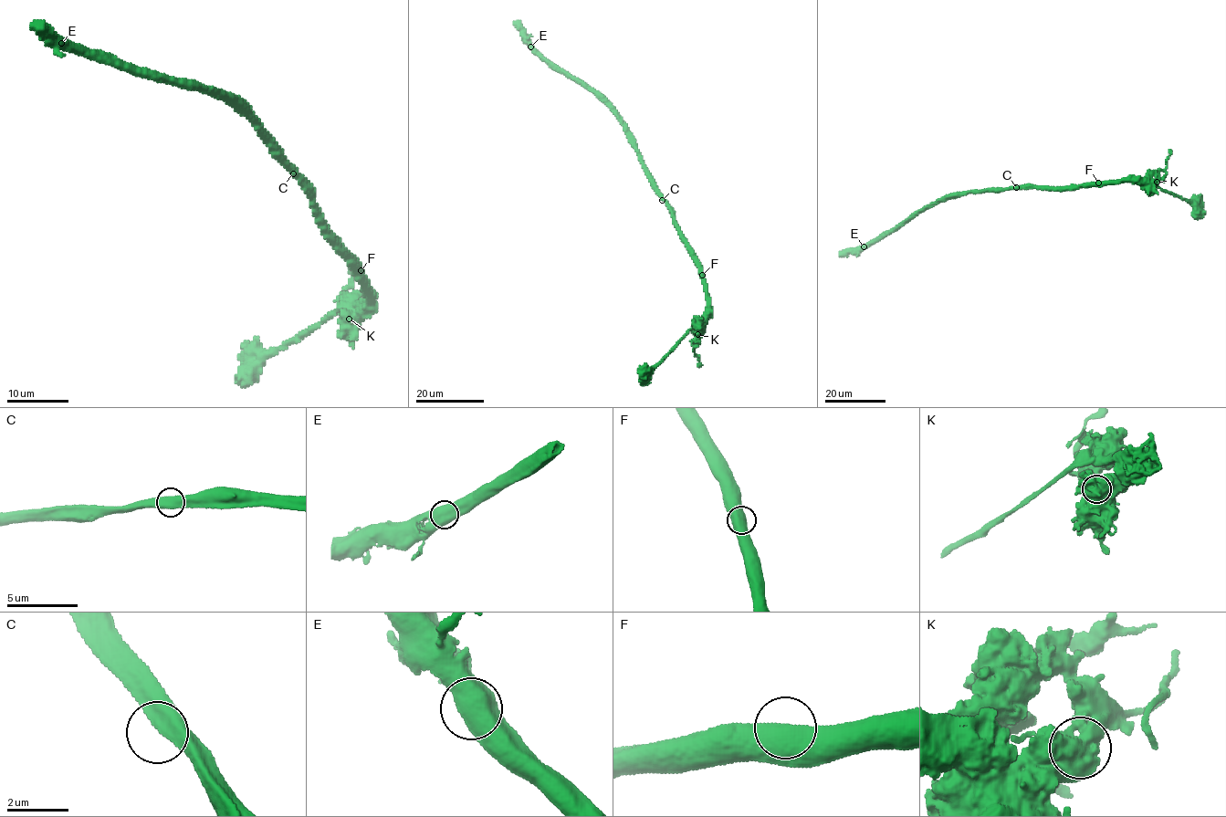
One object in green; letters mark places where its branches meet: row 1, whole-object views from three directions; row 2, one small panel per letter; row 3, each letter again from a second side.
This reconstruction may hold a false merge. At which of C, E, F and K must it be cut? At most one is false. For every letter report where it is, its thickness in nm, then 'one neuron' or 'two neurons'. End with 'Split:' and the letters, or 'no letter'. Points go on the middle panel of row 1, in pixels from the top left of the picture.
C: place (662, 200); calibre 500 nm; one neuron
E: place (530, 47); calibre 750 nm; one neuron
F: place (702, 275); calibre 700 nm; one neuron
K: place (697, 334); calibre 750 nm; two neurons
Split: K

